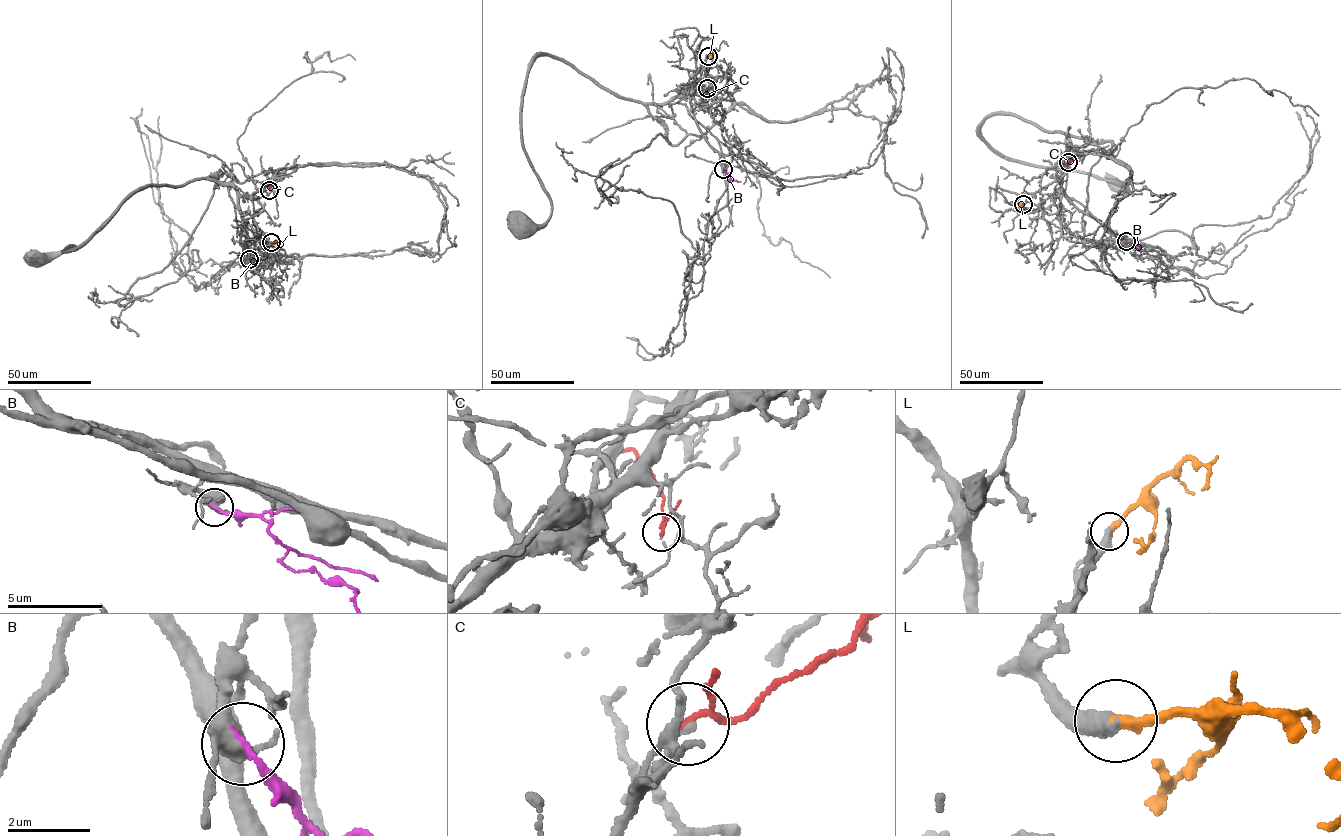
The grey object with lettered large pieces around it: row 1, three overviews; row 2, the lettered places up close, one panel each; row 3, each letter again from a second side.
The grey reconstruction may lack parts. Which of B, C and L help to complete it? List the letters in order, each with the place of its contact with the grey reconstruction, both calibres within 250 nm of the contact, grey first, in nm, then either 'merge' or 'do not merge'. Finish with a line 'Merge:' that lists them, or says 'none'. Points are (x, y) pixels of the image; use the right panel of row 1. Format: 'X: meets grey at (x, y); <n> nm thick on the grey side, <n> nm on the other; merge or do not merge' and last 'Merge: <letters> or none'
B: meets grey at (1126, 241); 360 nm thick on the grey side, 170 nm on the other; do not merge
C: meets grey at (1068, 162); 130 nm thick on the grey side, 120 nm on the other; do not merge
L: meets grey at (1023, 204); 440 nm thick on the grey side, 320 nm on the other; merge
Merge: L

